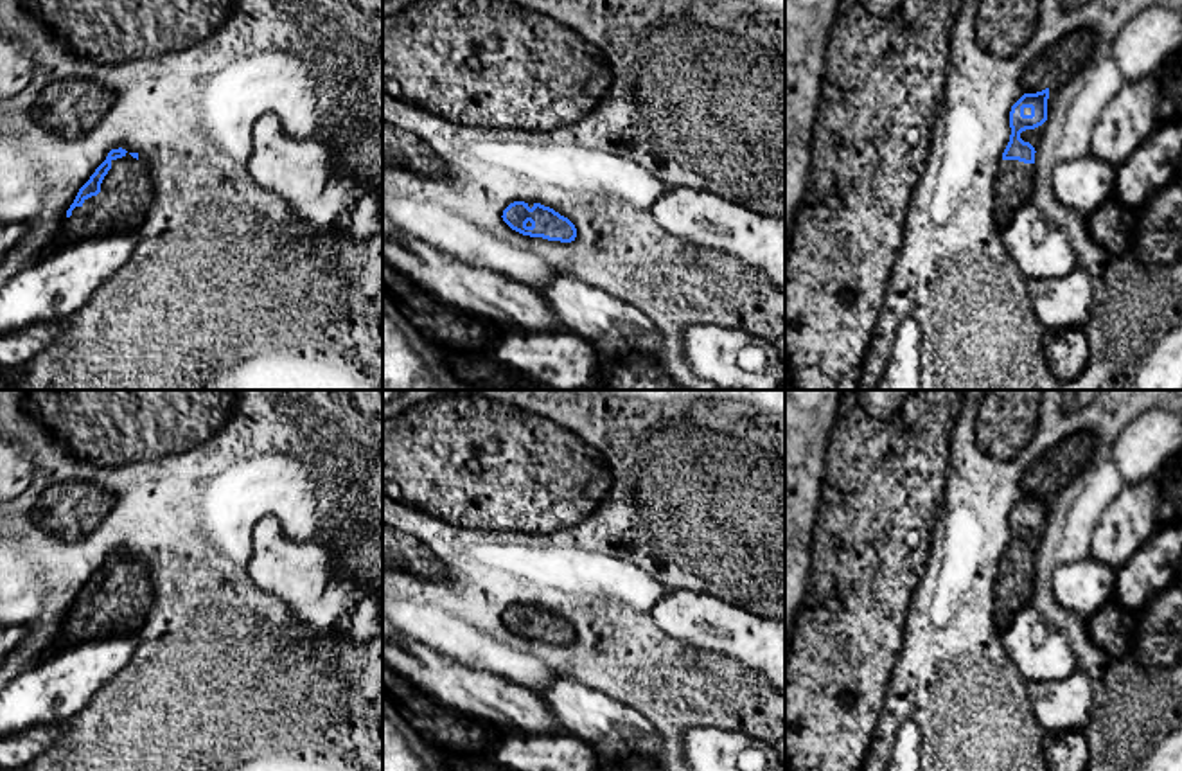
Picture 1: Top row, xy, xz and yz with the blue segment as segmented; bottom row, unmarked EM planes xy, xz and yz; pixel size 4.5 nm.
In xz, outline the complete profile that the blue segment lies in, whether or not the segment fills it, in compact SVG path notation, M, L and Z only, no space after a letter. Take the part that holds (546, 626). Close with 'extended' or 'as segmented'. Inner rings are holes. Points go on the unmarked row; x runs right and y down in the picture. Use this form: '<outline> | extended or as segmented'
M514 604L503 613L503 624L516 634L548 643L571 645L577 640L575 627L550 609Z | as segmented

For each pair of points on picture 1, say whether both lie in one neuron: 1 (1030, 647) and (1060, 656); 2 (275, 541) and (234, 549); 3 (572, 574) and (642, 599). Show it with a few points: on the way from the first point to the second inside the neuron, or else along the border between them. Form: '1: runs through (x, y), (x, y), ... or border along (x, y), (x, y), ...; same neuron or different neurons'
1: runs through (1037, 651), (1053, 656); same neuron
2: border along (268, 514), (255, 525), (254, 550), (245, 568); different neurons
3: runs through (590, 574), (624, 581); same neuron

